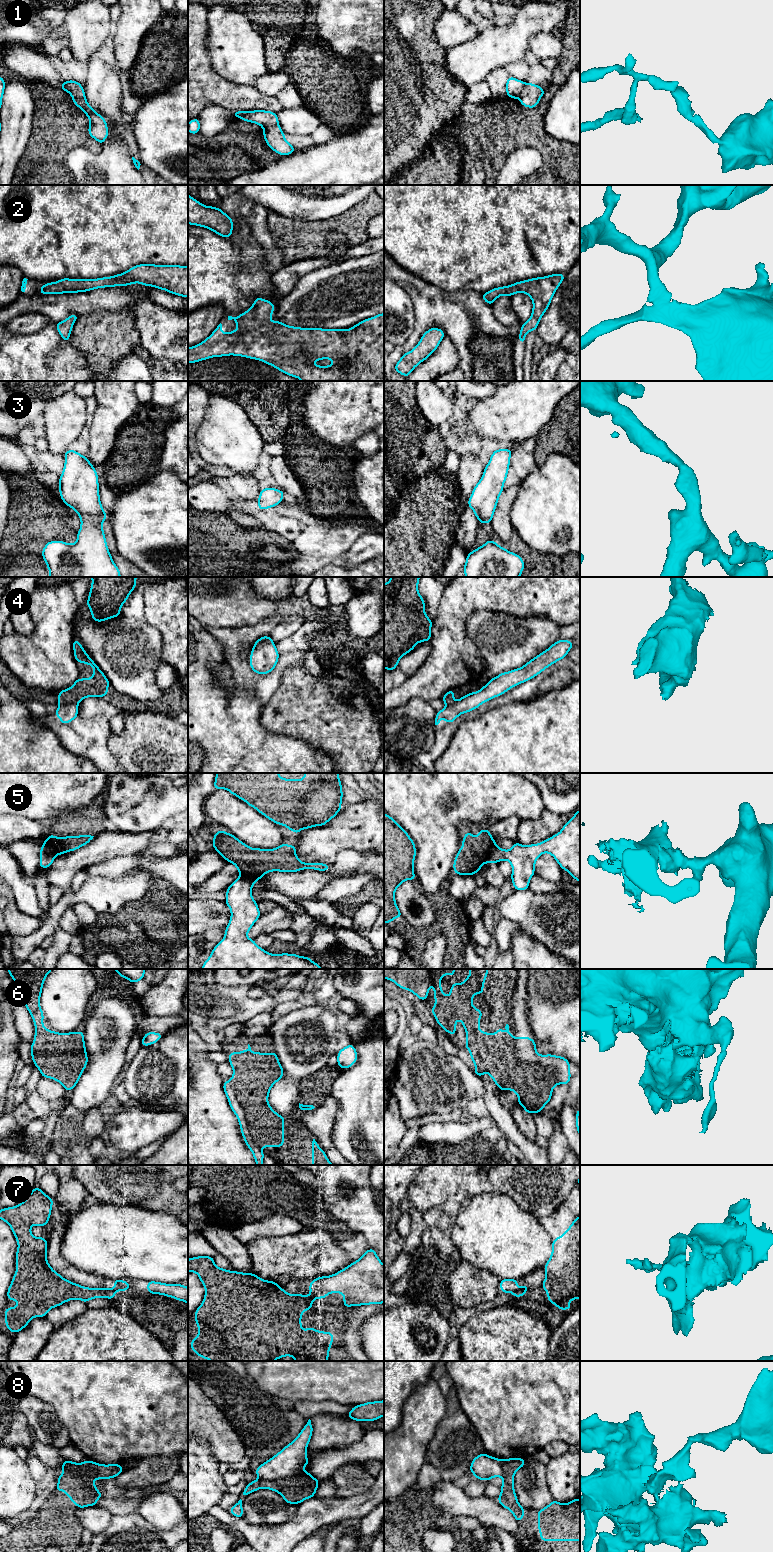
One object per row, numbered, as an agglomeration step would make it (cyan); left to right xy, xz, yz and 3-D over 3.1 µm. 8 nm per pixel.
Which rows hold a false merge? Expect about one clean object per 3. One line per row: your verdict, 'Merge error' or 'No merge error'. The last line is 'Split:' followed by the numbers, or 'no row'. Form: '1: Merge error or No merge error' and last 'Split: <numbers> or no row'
1: No merge error
2: No merge error
3: No merge error
4: Merge error
5: Merge error
6: No merge error
7: Merge error
8: Merge error
Split: 4, 5, 7, 8

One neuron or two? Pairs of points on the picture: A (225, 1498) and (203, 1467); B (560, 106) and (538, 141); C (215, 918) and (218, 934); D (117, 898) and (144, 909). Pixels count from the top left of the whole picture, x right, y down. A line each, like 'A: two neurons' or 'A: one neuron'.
A: one neuron
B: two neurons
C: two neurons
D: two neurons

